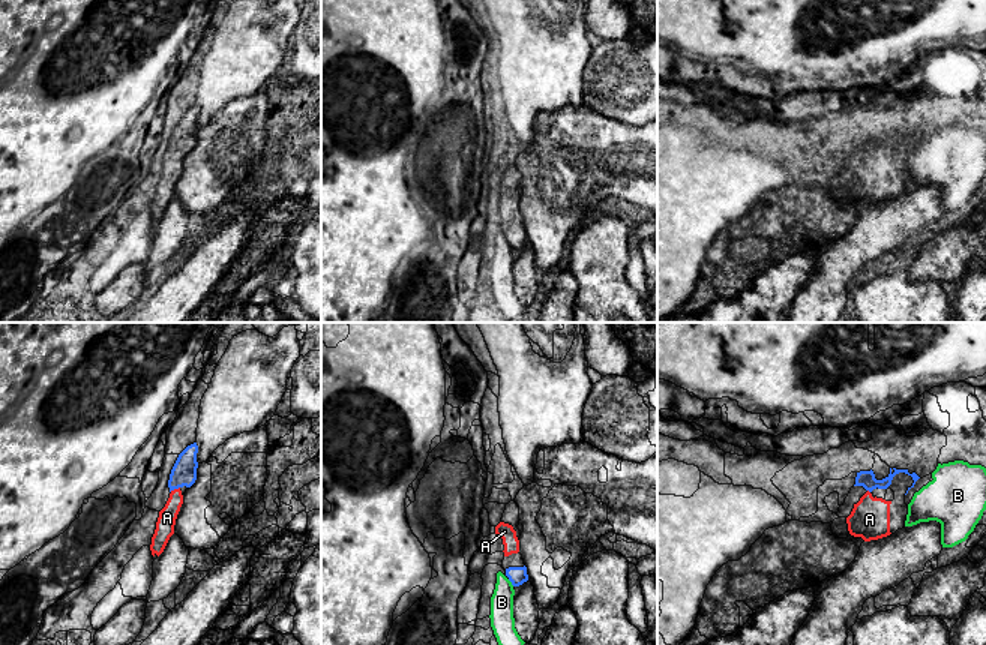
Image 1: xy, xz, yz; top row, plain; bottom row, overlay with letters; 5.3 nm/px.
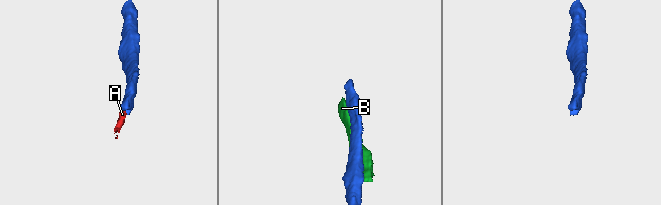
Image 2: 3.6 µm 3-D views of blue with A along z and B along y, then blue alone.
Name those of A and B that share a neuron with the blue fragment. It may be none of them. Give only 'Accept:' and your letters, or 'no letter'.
Accept: A

